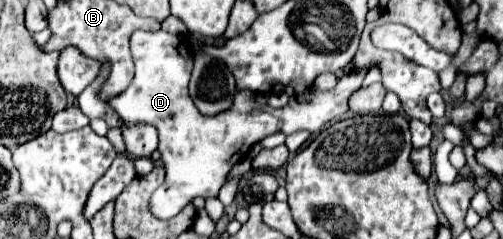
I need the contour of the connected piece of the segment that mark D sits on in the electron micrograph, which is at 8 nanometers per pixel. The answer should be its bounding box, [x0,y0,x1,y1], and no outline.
[109,31,375,219]

